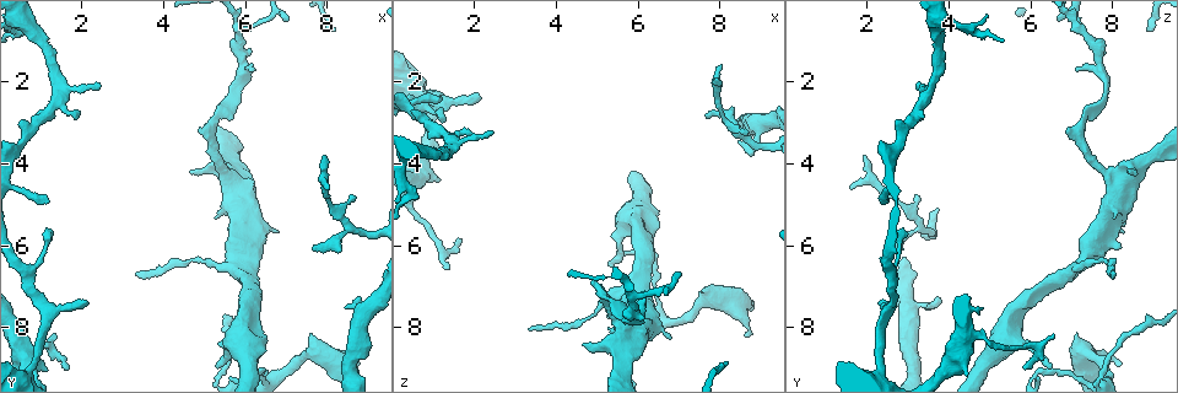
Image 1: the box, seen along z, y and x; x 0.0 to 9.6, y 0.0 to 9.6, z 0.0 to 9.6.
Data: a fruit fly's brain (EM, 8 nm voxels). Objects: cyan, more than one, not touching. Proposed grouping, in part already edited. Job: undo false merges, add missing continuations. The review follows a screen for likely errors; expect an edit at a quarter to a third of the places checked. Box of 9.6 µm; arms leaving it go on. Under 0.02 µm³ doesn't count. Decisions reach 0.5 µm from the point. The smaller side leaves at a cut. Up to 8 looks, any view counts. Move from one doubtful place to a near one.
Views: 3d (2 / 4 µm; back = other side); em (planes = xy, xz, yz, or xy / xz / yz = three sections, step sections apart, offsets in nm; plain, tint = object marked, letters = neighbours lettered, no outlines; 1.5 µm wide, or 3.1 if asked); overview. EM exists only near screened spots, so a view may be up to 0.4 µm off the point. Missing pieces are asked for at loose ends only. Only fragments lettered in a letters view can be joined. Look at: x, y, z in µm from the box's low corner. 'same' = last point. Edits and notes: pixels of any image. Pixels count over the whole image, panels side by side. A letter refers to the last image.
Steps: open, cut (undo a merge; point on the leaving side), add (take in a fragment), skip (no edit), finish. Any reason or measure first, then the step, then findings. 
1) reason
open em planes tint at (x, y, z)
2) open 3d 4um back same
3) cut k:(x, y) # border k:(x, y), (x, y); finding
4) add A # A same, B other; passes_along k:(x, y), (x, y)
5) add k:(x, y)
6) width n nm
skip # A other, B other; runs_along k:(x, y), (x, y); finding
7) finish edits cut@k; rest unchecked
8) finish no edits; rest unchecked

branch stops here
open em xz step 4 tint at (8.70, 4.85, 3.20)

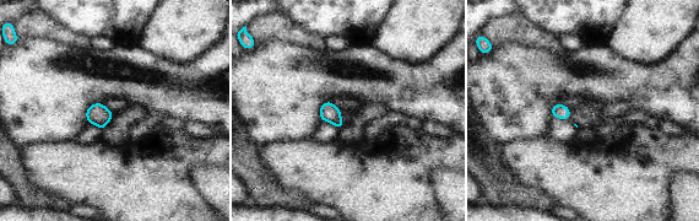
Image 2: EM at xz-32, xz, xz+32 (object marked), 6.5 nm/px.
open em planes letters same

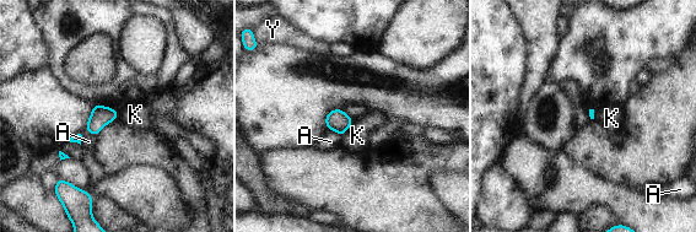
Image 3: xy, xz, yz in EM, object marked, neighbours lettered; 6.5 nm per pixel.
skip # A other, K other, Y other; border 3:(354, 119), (350, 128), (341, 136); no lettered fragment goes on from it

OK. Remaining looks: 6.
calibre changes
open em planes tint at (4.65, 6.40, 7.75)

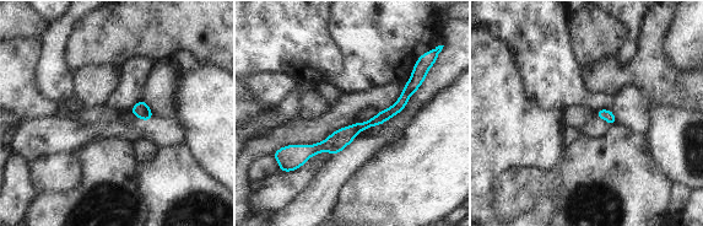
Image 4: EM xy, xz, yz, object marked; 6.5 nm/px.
what lies round it
open em planes letters same

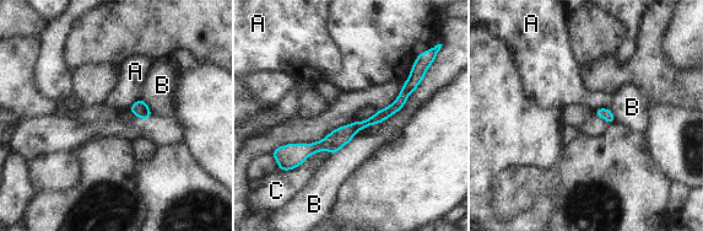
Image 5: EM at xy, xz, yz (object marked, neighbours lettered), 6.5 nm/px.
skip # A other, B other, C other; runs_along 5:(414, 79), (389, 111), (333, 143), (285, 148); one neuron here

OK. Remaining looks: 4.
free end
open em yz step 4 letters at (8.60, 8.95, 8.25)

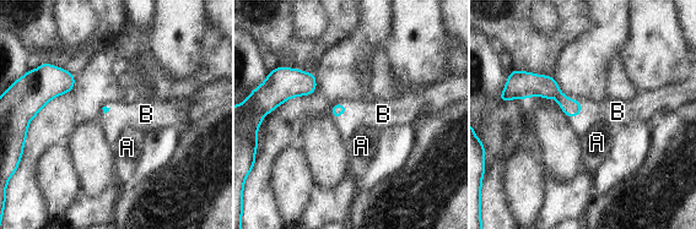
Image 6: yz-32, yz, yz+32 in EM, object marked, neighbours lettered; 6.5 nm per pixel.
add B # A other, B same; passes_along 6:(549, 88), (578, 113), (615, 110); it goes on there

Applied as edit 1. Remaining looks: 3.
finish edits add@6; rest unchecked

